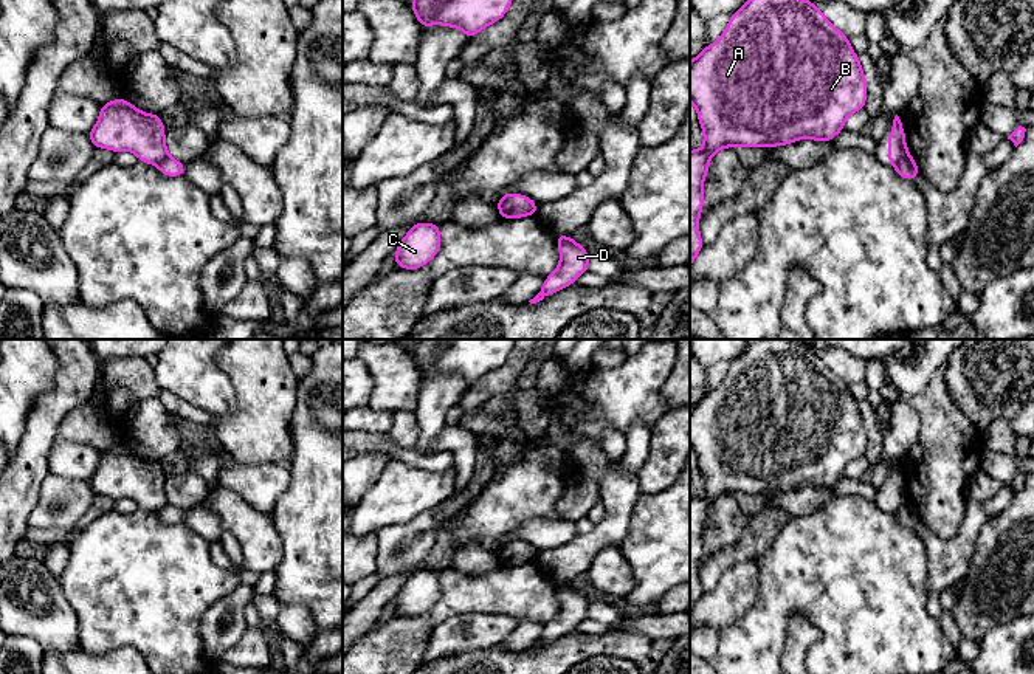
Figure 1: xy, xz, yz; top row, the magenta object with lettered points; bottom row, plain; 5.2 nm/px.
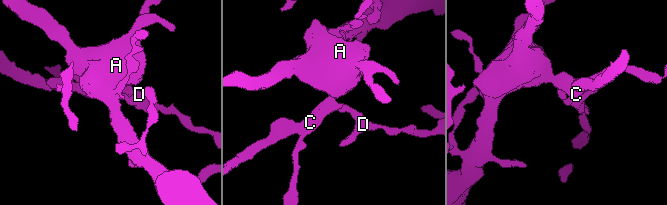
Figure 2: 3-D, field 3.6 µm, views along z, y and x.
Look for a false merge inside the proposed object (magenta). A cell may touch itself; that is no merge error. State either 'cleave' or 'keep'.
cleave

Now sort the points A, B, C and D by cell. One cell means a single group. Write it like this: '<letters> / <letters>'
A B C / D

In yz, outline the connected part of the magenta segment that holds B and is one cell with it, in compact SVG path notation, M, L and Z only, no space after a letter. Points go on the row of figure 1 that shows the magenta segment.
M746 0L730 14L724 33L690 60L690 101L704 133L704 147L690 150L690 268L704 248L699 215L712 156L726 147L778 147L798 139L831 141L845 121L867 104L867 79L850 39L809 0Z

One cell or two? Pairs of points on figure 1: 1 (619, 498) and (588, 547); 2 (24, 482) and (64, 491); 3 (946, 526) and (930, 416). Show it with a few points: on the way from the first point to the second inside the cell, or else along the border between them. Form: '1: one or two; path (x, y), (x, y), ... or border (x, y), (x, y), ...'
1: one; path (617, 510), (617, 518), (600, 535)
2: two; border (48, 473), (28, 521)
3: one; path (941, 498), (941, 443)

